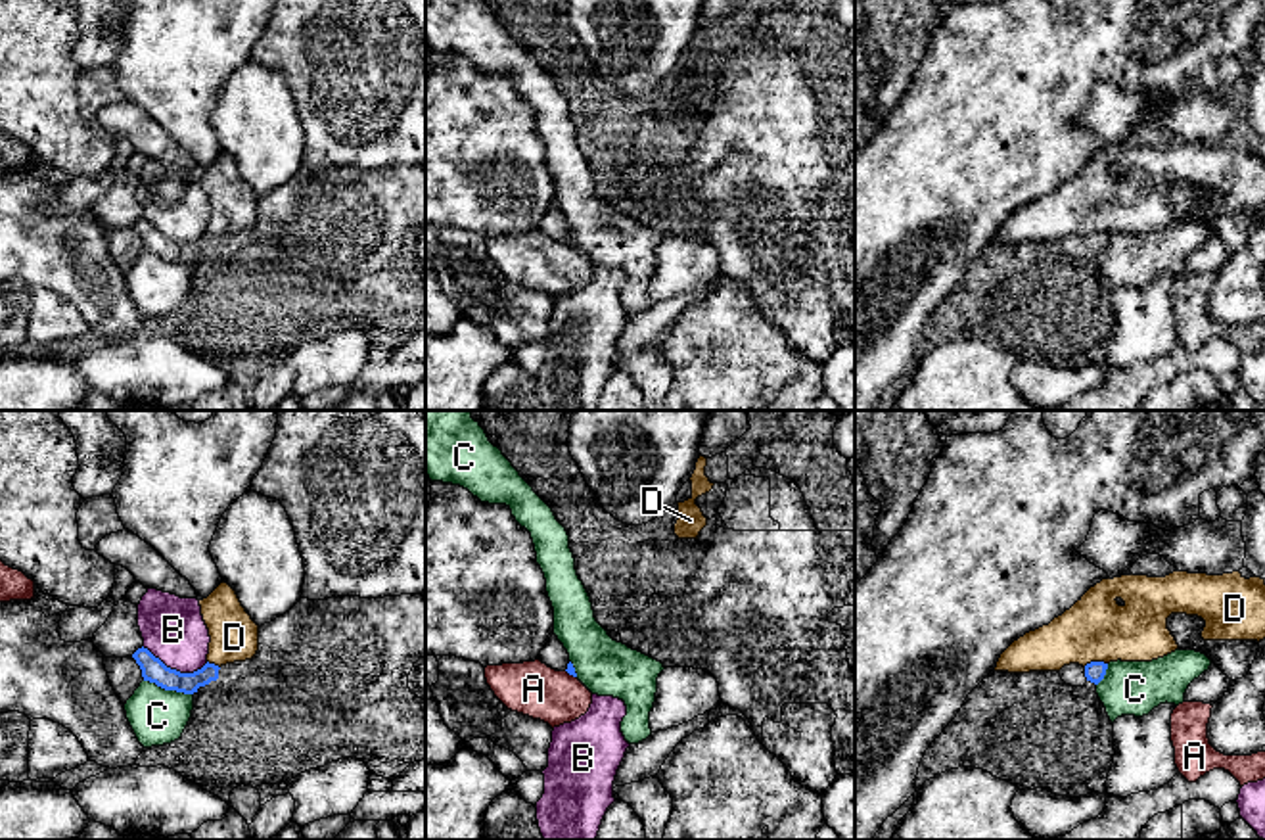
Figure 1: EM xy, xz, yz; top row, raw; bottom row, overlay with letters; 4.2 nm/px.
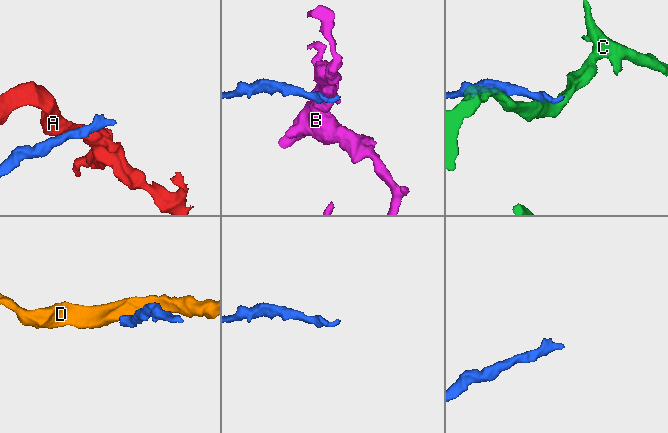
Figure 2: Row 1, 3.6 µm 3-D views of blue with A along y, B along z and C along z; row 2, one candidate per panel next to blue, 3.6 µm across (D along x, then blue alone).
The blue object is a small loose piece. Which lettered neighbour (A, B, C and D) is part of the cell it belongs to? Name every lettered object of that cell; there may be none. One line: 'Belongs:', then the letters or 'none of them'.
Belongs: none of them

